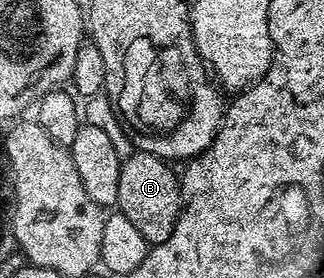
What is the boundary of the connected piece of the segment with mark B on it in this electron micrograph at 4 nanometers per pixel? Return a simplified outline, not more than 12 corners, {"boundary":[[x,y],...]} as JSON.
{"boundary":[[161,156],[120,166],[116,208],[166,244],[182,213],[182,181]]}

